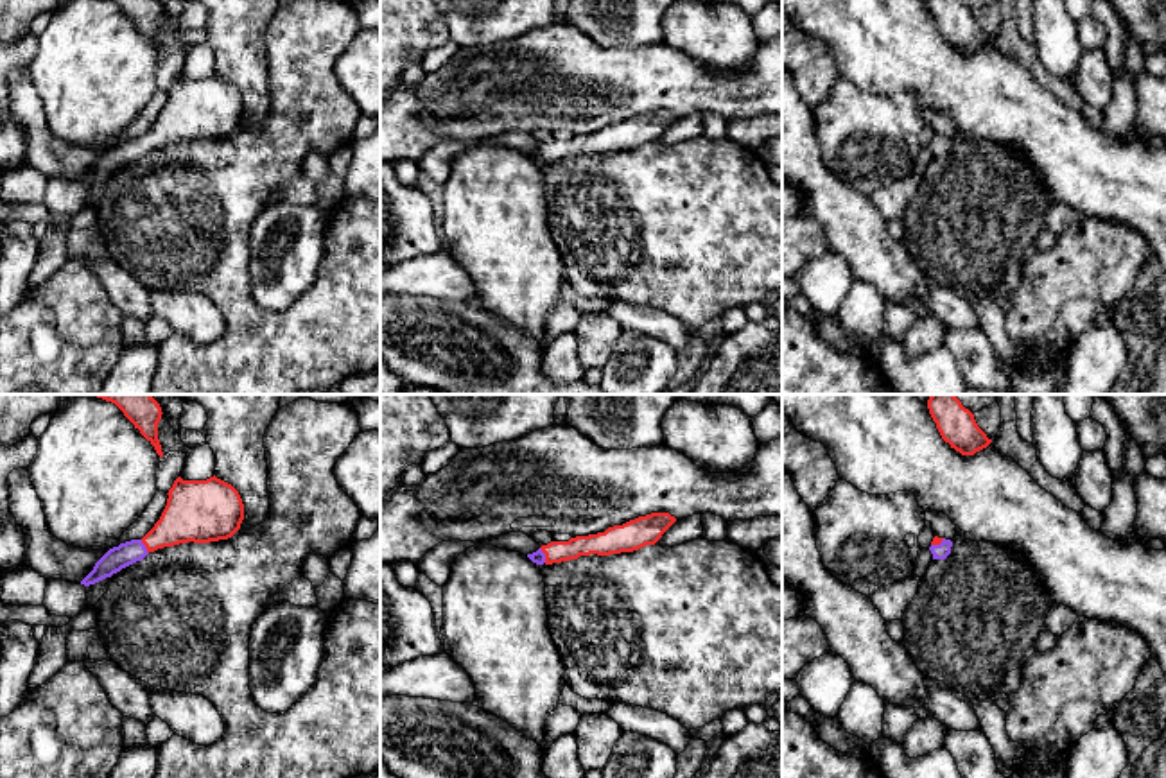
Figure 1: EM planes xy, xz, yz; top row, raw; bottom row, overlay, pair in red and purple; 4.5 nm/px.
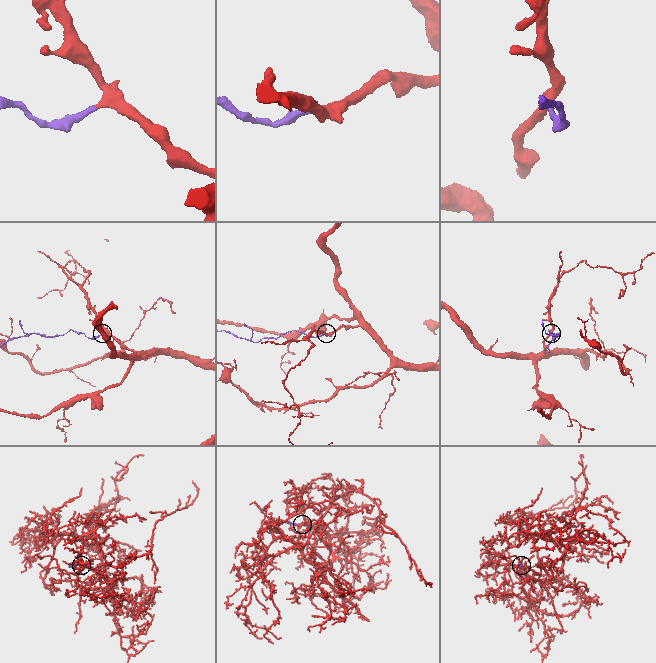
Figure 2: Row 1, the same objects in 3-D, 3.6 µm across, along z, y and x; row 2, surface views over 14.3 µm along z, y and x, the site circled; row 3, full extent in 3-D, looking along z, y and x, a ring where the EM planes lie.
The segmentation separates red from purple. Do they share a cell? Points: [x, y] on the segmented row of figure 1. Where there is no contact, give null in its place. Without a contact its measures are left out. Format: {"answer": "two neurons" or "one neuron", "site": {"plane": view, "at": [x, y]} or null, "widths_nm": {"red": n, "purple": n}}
{"answer": "one neuron", "site": {"plane": "xy", "at": [146, 547]}, "widths_nm": {"red": 240, "purple": 110}}

